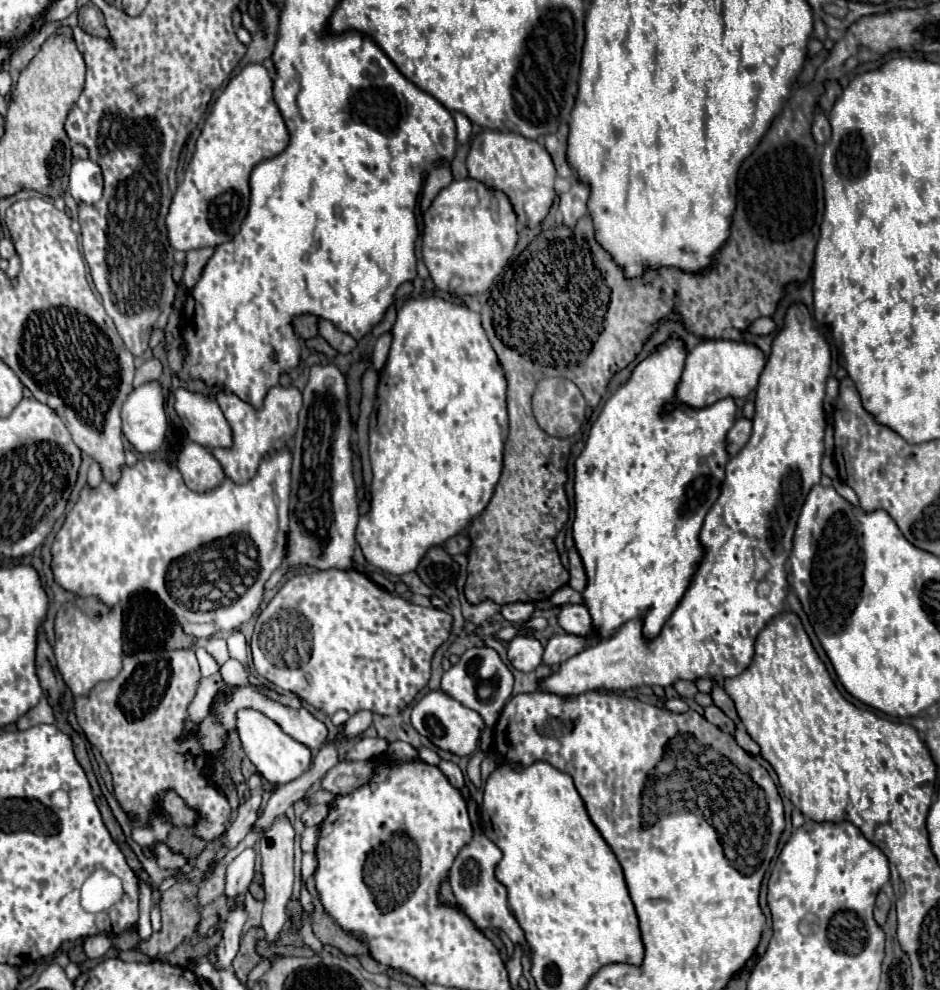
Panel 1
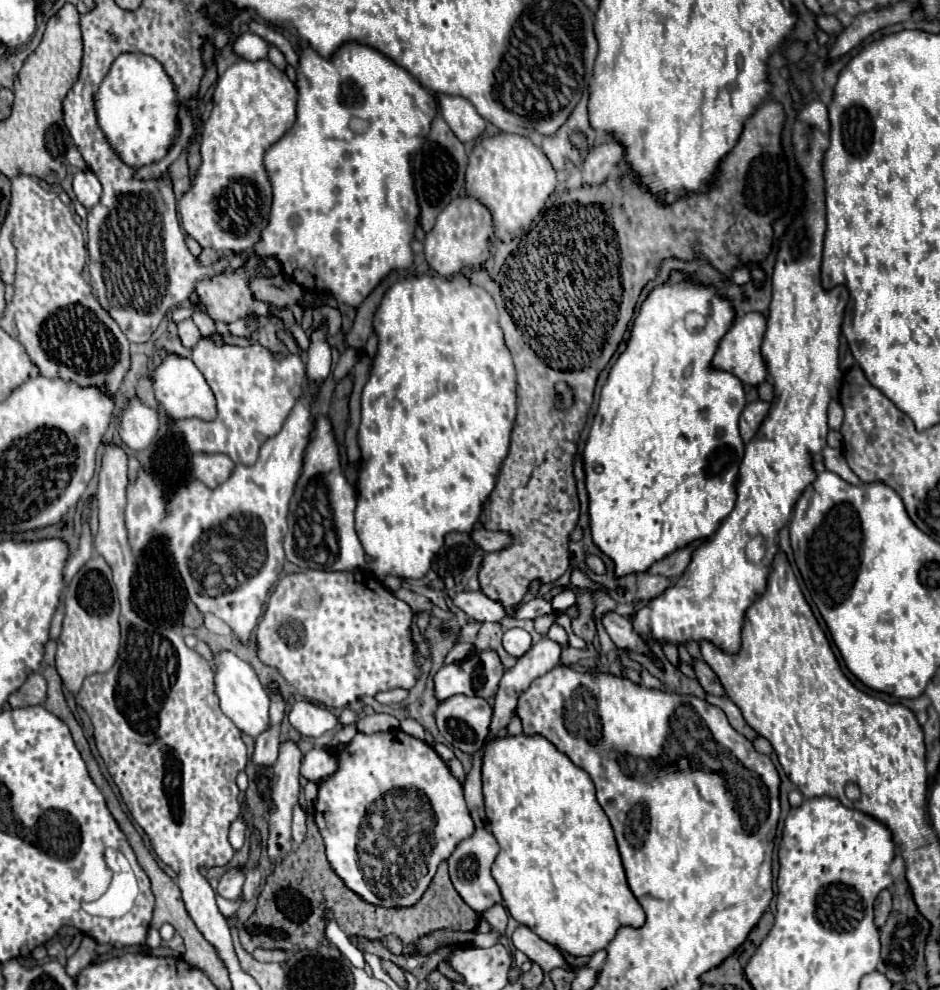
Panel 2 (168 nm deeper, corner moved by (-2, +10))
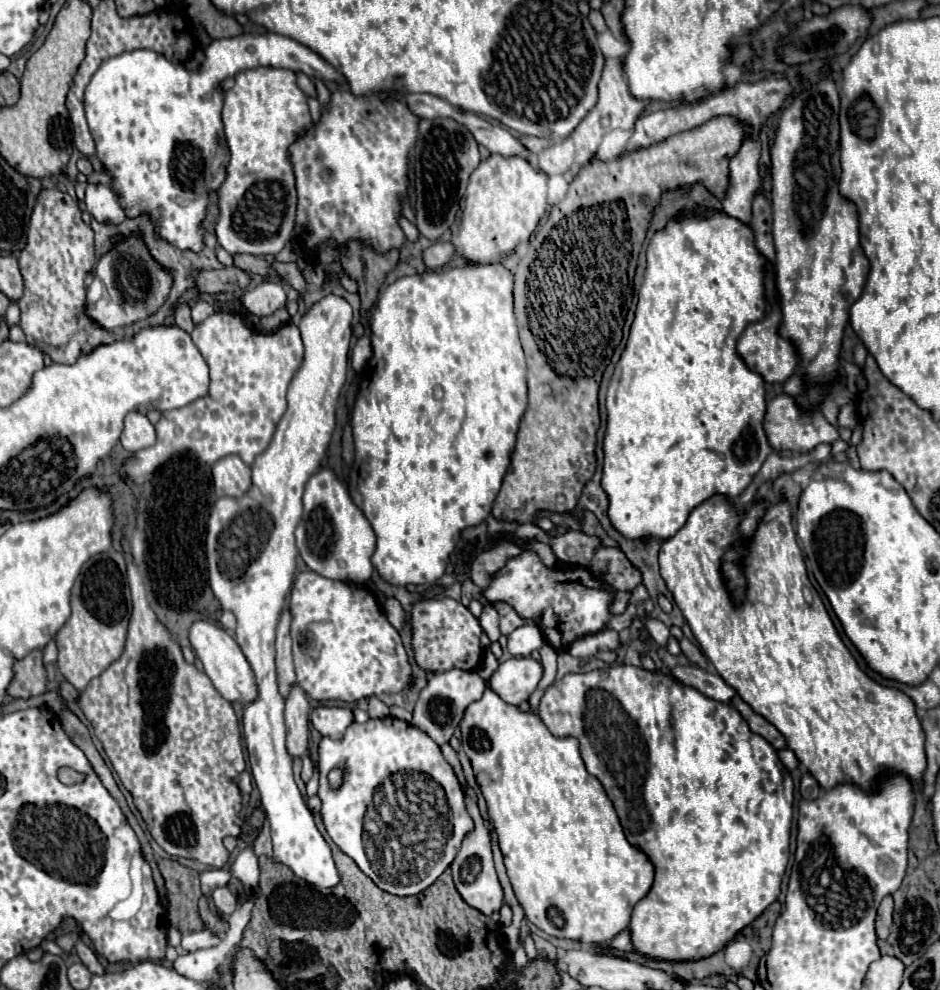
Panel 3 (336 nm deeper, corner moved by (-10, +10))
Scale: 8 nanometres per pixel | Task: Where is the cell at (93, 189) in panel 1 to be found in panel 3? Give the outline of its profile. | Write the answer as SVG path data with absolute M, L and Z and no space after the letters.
M88 185L86 187L86 211L98 221L108 225L118 225L124 221L124 211L116 195L106 185Z

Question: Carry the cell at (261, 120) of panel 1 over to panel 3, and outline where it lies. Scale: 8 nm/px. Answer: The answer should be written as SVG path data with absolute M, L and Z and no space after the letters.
M276 67L240 71L234 87L226 91L222 121L230 147L230 165L222 191L218 191L218 243L232 255L276 255L292 237L296 221L296 179L288 149L312 123L308 99L296 85L296 73Z

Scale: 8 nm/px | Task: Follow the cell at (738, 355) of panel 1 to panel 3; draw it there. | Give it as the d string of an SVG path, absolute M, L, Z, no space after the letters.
M772 311L762 321L750 323L738 339L738 355L744 359L744 363L752 371L760 373L768 383L784 383L796 371L796 365L798 365L796 347L792 345L792 341L780 337L780 333L778 333L780 321L782 321L782 313Z

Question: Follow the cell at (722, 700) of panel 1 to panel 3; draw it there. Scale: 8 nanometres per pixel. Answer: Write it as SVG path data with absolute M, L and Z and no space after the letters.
M682 637L682 639L680 639L680 649L682 649L682 653L684 653L692 663L696 663L696 665L702 667L702 669L706 669L706 659L704 659L704 655L700 653L700 649L698 649L692 641L688 641L686 637Z

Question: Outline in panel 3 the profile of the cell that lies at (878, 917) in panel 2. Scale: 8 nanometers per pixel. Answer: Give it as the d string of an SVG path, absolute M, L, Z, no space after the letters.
M884 897L884 901L878 907L878 917L876 917L878 939L888 937L888 931L890 931L890 925L892 925L892 907L894 907L894 903L892 903L890 897Z

